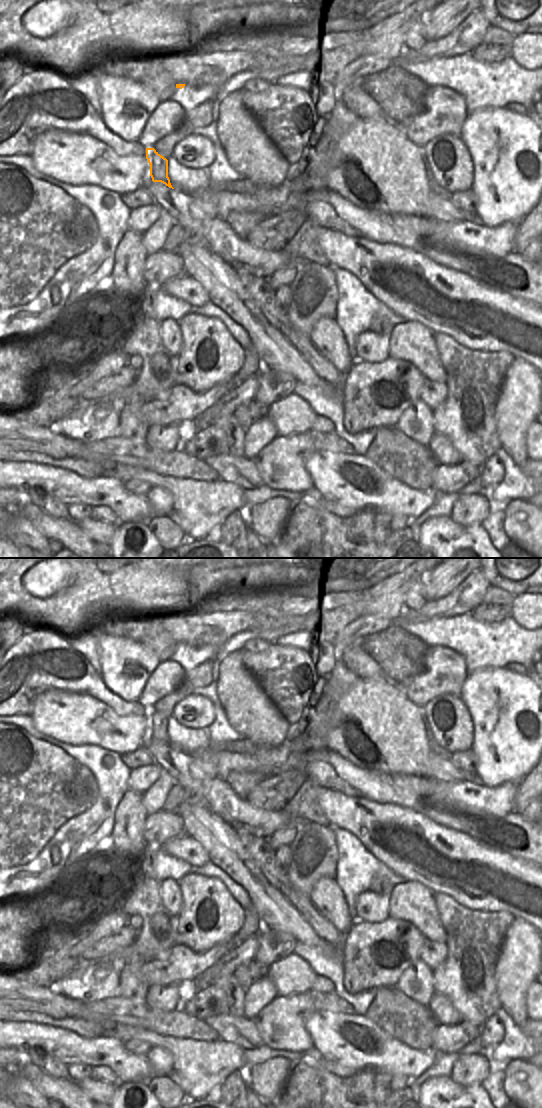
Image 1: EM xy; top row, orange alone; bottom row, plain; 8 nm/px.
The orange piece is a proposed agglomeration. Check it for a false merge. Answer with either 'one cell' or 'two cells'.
one cell

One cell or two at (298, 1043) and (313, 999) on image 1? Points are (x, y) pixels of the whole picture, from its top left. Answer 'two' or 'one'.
one

